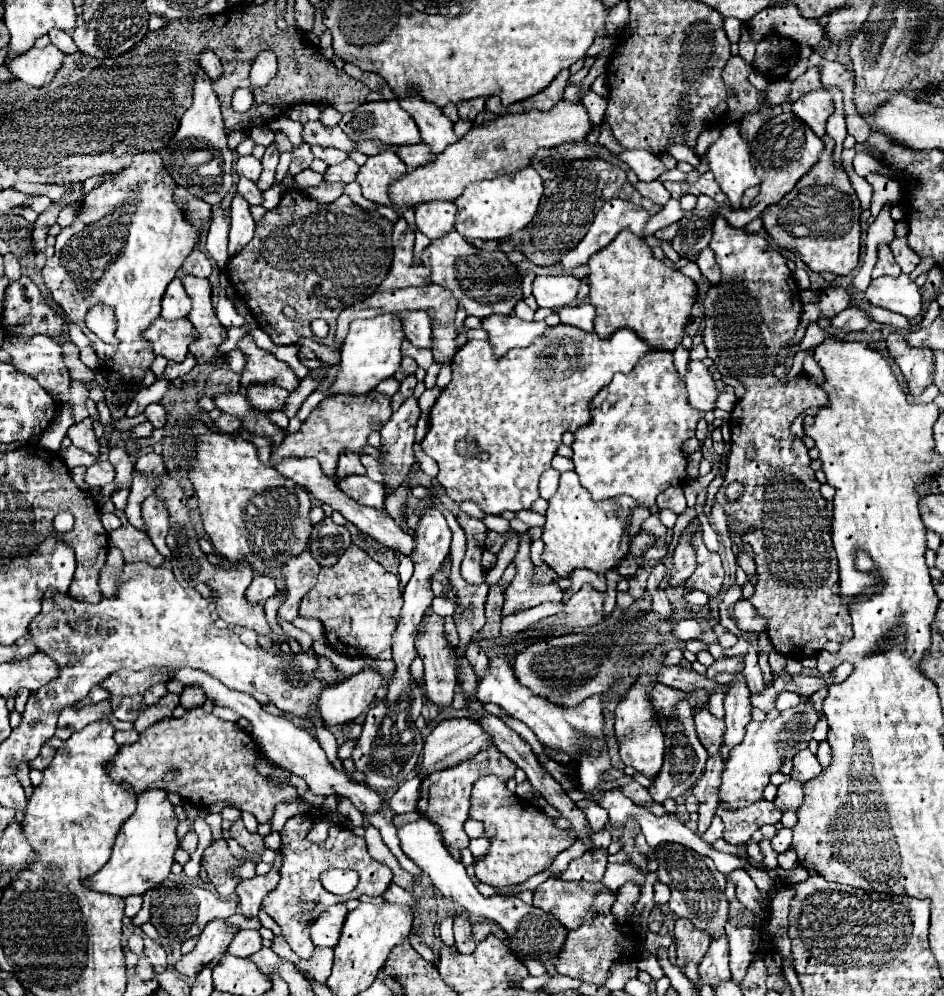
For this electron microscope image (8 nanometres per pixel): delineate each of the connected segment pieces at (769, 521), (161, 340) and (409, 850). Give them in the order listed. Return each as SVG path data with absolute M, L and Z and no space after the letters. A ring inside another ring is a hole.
M717 216L713 224L713 238L709 248L715 252L715 260L721 268L721 282L707 290L705 306L705 338L707 356L713 358L715 368L723 374L737 378L745 394L737 400L731 412L731 454L727 458L727 474L723 476L723 488L731 482L743 484L743 496L735 502L725 502L723 508L729 516L735 516L737 522L749 532L743 536L743 542L749 542L755 554L757 566L757 584L751 598L747 598L757 614L767 620L767 636L775 650L787 658L803 660L815 658L827 642L847 642L853 637L851 616L844 599L839 596L839 574L835 548L831 544L831 516L833 502L825 500L819 492L819 482L815 470L811 468L811 458L807 446L791 434L791 422L811 406L827 406L829 396L807 374L799 374L787 382L781 382L775 374L777 354L783 350L783 342L795 336L799 318L801 318L801 300L799 286L787 268L787 258L775 250L763 236L749 234L743 228L735 230L727 224L725 218ZM747 448L755 448L755 456L747 458Z
M157 318L145 332L143 338L151 344L157 356L163 356L171 362L183 362L187 356L189 344L195 340L197 332L187 318L167 322Z
M415 820L409 824L403 824L399 828L399 840L401 840L401 848L403 852L431 878L433 886L439 888L439 892L457 902L467 914L477 916L477 918L487 918L493 920L495 924L499 924L503 928L503 932L507 934L507 946L509 952L515 954L519 960L523 958L533 958L537 962L541 962L549 974L555 974L555 960L567 940L567 928L563 928L563 924L559 924L559 920L555 920L555 916L543 912L541 908L535 908L533 904L525 904L521 898L517 896L483 896L477 892L473 880L467 876L465 868L461 862L455 862L451 858L451 854L445 850L443 840L439 836L439 828L435 828L435 824L429 824L429 820Z

